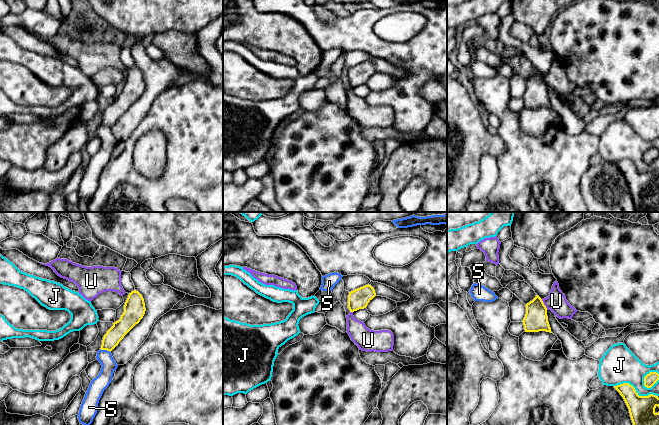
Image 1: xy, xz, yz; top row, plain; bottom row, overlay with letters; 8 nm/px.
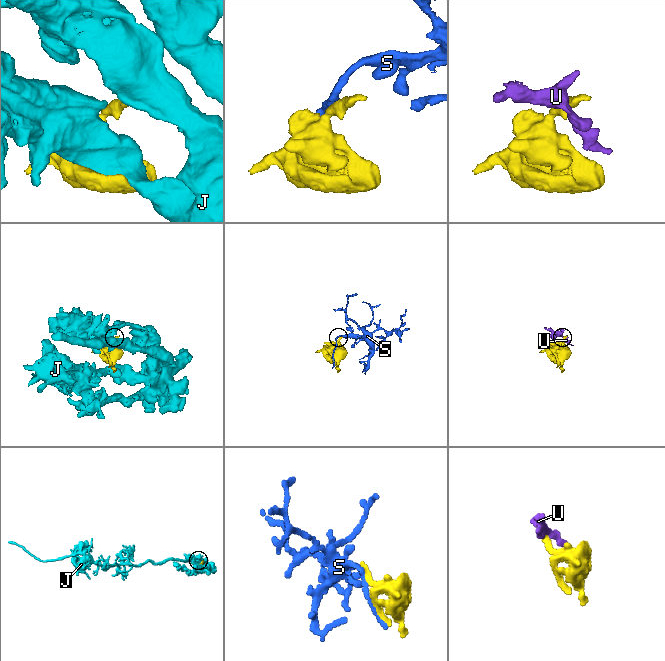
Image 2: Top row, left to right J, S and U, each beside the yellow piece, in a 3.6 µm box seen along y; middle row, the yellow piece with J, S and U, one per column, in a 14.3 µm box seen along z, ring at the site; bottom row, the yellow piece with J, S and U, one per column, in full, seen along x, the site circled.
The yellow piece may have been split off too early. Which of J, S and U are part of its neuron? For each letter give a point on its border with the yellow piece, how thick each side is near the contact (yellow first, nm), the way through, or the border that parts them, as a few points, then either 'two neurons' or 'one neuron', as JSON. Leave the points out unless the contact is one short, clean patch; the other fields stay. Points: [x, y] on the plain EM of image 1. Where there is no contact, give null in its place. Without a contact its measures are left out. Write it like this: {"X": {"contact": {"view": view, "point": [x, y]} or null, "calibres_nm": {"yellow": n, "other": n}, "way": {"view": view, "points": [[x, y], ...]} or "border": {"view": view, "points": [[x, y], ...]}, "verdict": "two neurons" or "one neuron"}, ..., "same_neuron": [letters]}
{"J": {"contact": {"view": "yz", "point": [635, 167]}, "calibres_nm": {"yellow": 200, "other": 300}, "verdict": "two neurons"}, "S": {"contact": {"view": "xy", "point": [105, 125]}, "calibres_nm": {"yellow": 140, "other": 120}, "verdict": "two neurons"}, "U": {"contact": {"view": "yz", "point": [543, 80]}, "calibres_nm": {"yellow": 190, "other": 160}, "border": {"view": "yz", "points": [[541, 75], [547, 84]]}, "verdict": "two neurons"}, "same_neuron": []}

